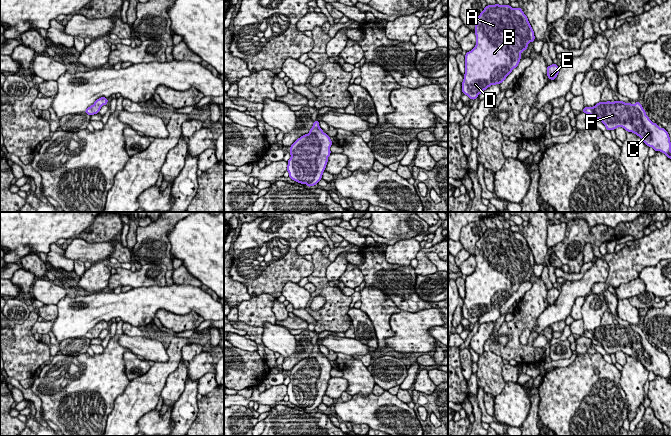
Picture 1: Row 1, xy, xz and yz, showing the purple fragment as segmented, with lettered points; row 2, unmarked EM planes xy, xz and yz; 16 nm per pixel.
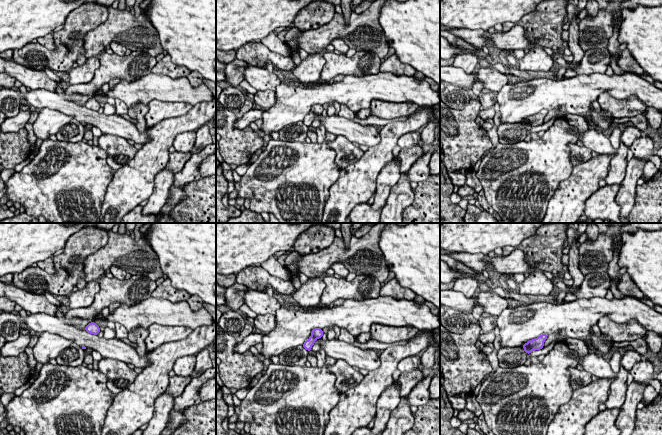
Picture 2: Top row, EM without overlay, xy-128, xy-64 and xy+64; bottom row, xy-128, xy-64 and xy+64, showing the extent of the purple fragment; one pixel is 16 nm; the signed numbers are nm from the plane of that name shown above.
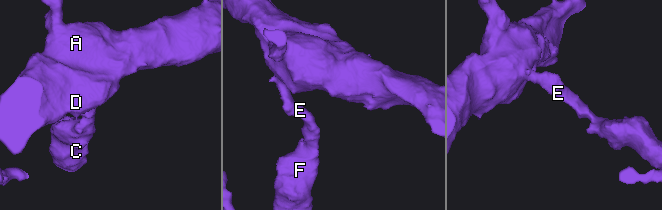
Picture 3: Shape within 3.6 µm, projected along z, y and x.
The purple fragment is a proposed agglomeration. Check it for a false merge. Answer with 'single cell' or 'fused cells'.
single cell

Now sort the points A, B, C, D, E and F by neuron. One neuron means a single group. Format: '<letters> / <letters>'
A B C D E F

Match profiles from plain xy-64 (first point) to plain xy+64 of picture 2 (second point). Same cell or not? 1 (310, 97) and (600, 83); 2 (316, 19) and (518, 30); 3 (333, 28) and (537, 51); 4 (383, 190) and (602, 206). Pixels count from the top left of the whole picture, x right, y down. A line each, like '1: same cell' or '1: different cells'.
1: same cell
2: different cells
3: different cells
4: different cells

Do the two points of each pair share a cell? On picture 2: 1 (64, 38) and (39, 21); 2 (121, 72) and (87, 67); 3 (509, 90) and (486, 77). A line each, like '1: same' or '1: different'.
1: different
2: different
3: different

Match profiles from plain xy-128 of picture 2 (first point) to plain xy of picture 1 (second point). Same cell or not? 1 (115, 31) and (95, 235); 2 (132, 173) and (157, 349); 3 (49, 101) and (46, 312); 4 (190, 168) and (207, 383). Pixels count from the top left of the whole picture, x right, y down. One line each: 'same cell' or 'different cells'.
1: different cells
2: different cells
3: same cell
4: same cell

